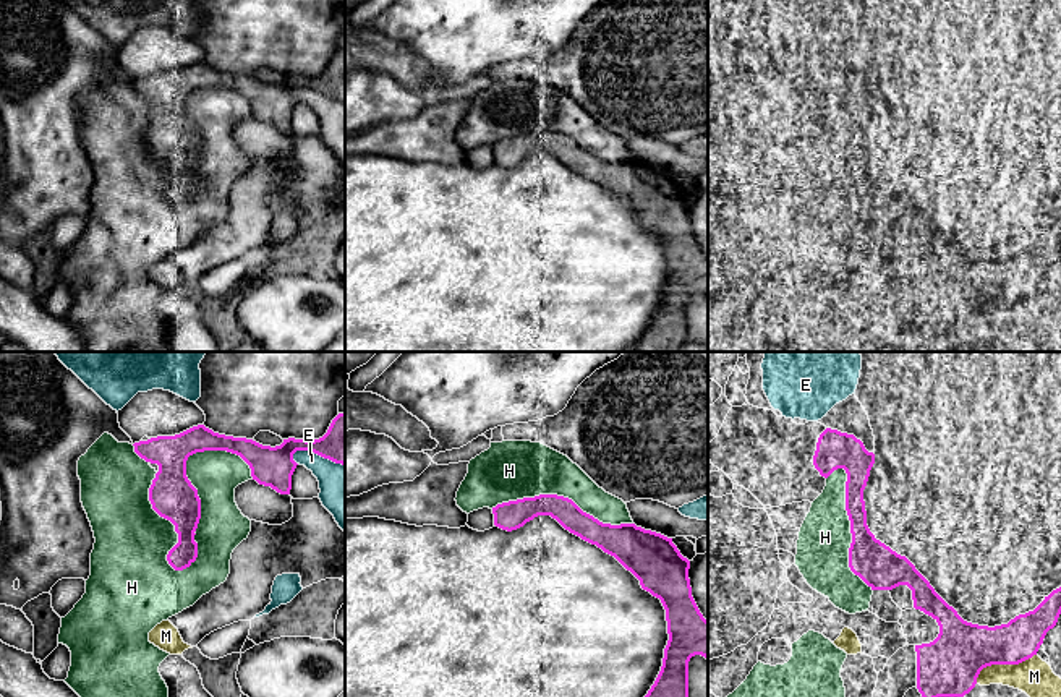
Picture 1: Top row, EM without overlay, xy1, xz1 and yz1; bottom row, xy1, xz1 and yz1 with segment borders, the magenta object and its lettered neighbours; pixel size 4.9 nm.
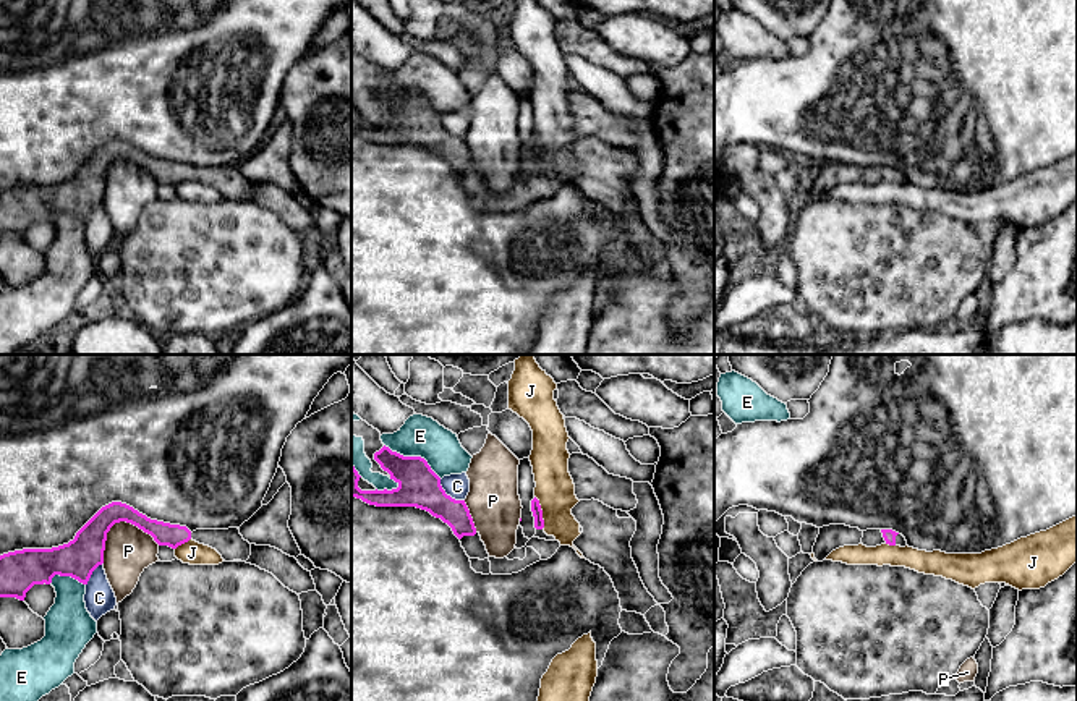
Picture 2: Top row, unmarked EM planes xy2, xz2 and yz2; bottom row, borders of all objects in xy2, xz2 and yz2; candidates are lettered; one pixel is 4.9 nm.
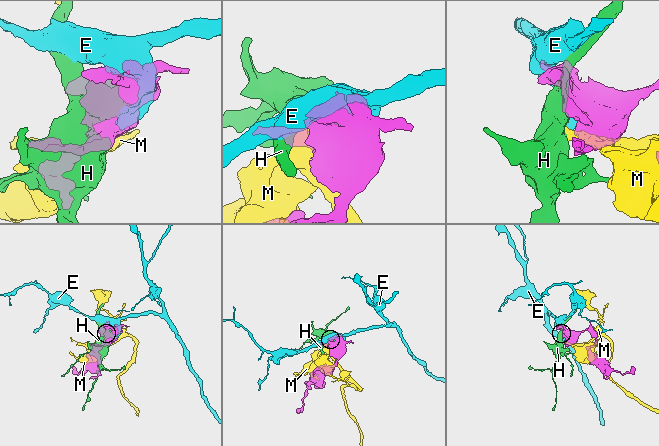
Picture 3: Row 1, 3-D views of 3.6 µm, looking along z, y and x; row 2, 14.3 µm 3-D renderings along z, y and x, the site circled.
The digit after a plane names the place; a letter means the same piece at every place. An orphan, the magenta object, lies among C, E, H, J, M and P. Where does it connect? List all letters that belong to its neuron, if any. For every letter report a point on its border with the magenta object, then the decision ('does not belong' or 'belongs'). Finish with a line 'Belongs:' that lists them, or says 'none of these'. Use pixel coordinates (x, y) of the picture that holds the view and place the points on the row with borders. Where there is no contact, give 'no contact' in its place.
C: xz2 (449, 496) | does not belong
E: xy1 (318, 454) | does not belong
H: xy1 (195, 488) | does not belong
J: xz2 (541, 512) | does not belong
M: yz1 (1001, 663) | does not belong
P: xy2 (117, 522) | does not belong
Belongs: none of these

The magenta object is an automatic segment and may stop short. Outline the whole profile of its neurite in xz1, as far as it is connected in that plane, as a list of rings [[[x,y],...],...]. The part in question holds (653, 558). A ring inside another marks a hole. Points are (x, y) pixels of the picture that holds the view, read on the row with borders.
[[[539,494],[509,501],[492,507],[494,525],[512,532],[523,527],[538,515],[551,515],[565,530],[582,540],[596,545],[614,556],[638,580],[643,590],[659,598],[666,609],[669,640],[664,648],[661,671],[645,697],[688,697],[688,661],[695,655],[708,660],[708,621],[700,613],[688,579],[690,561],[680,554],[672,538],[645,530],[635,524],[603,524],[583,512],[572,499],[557,494]]]

